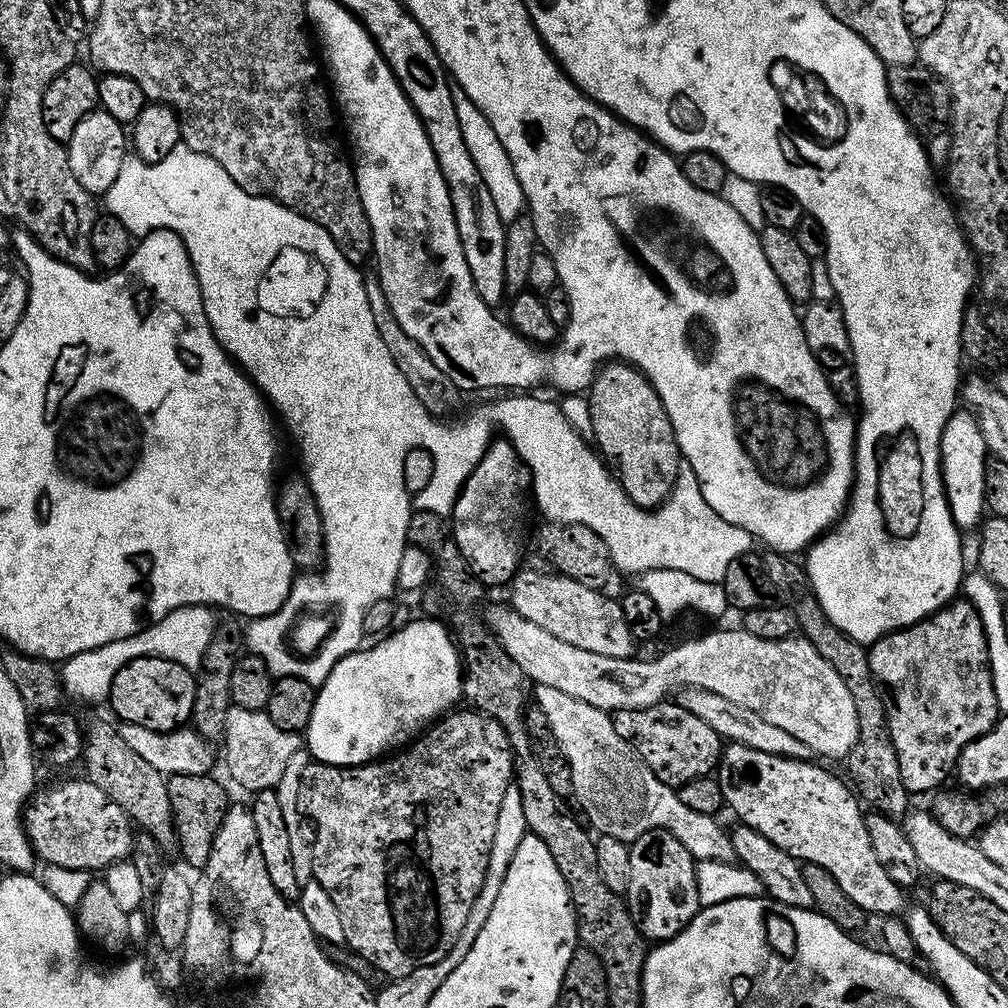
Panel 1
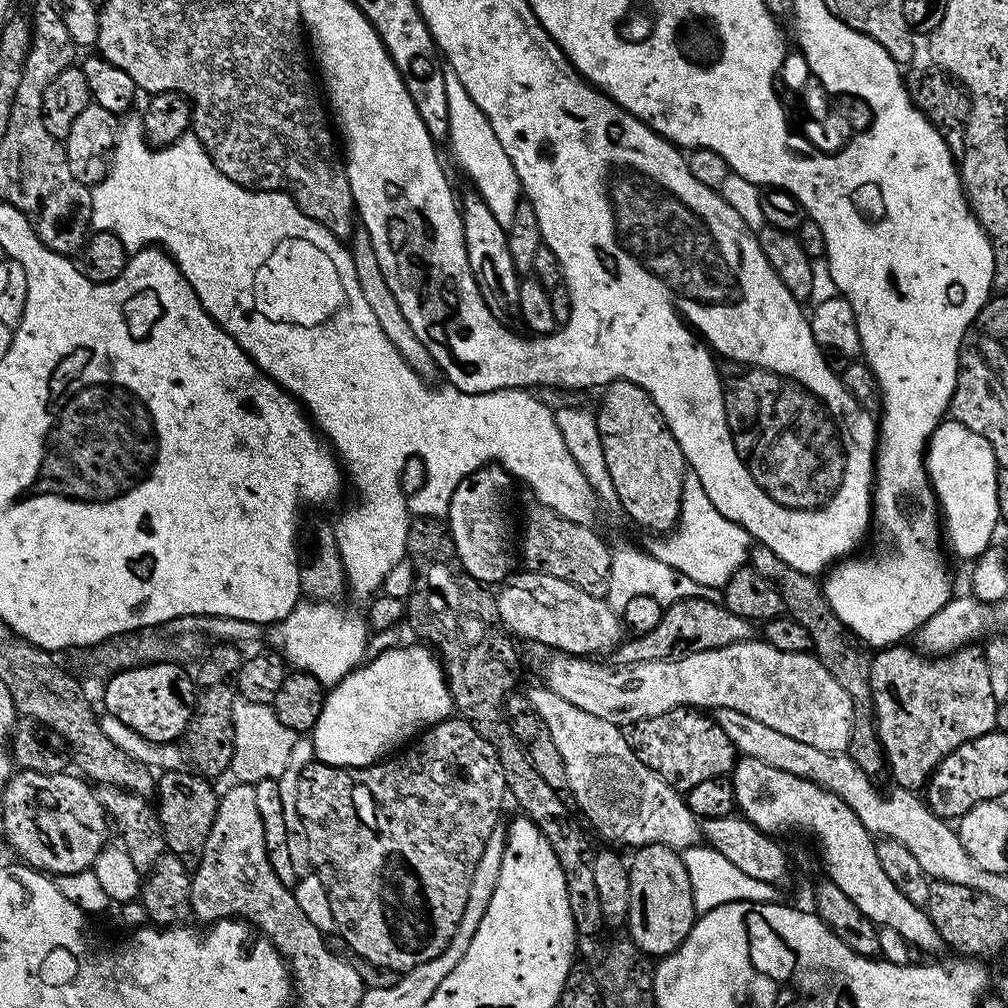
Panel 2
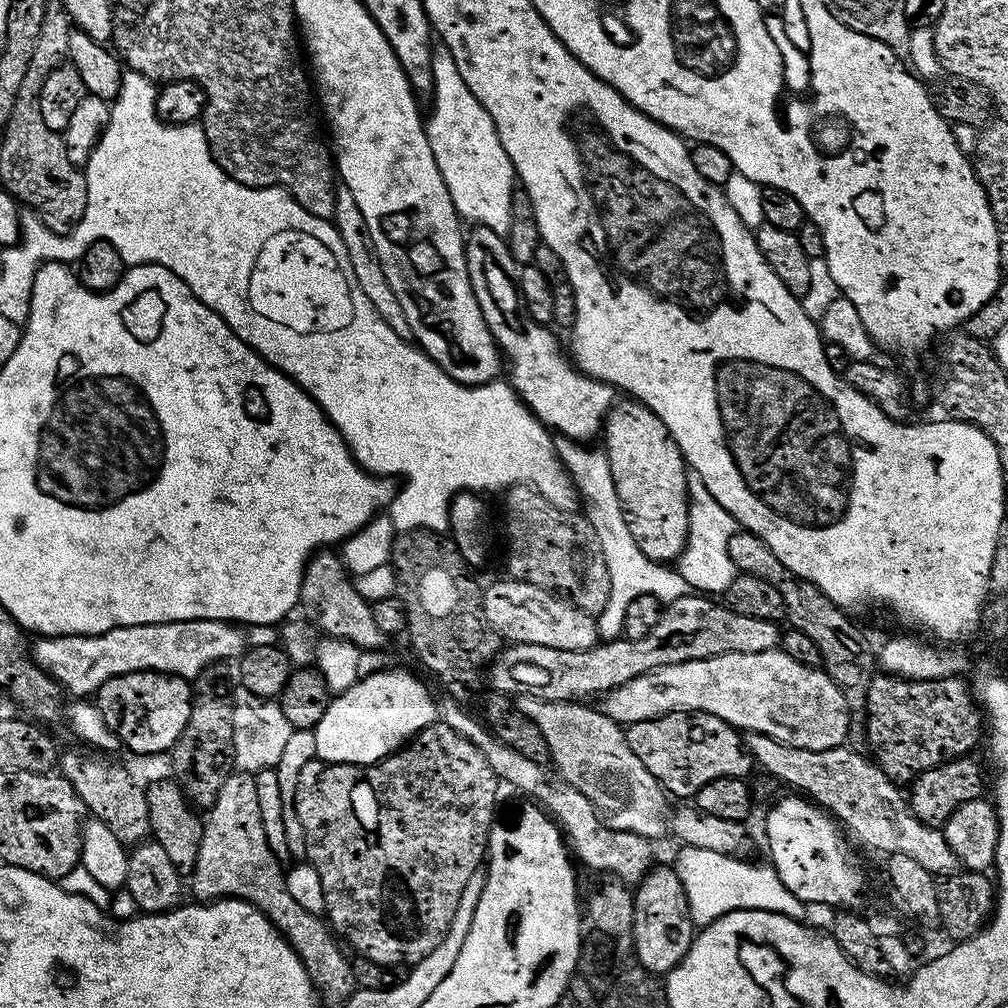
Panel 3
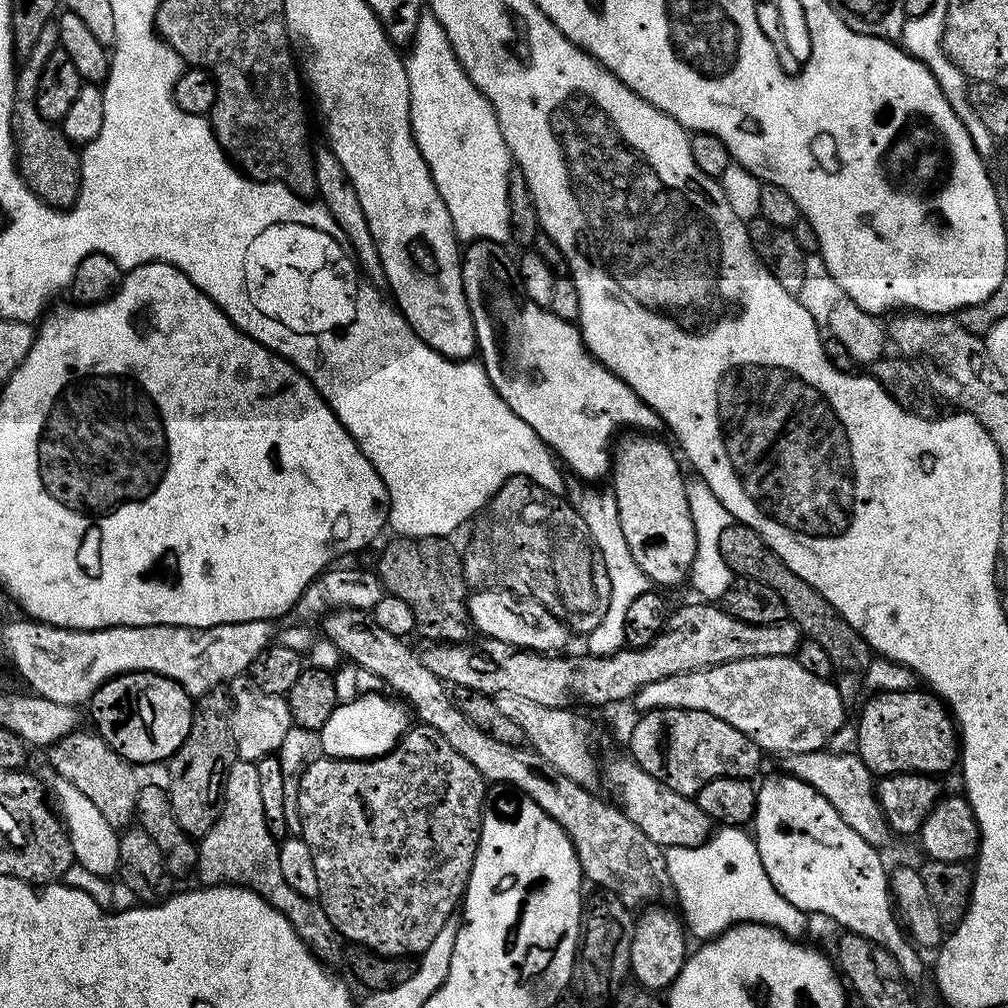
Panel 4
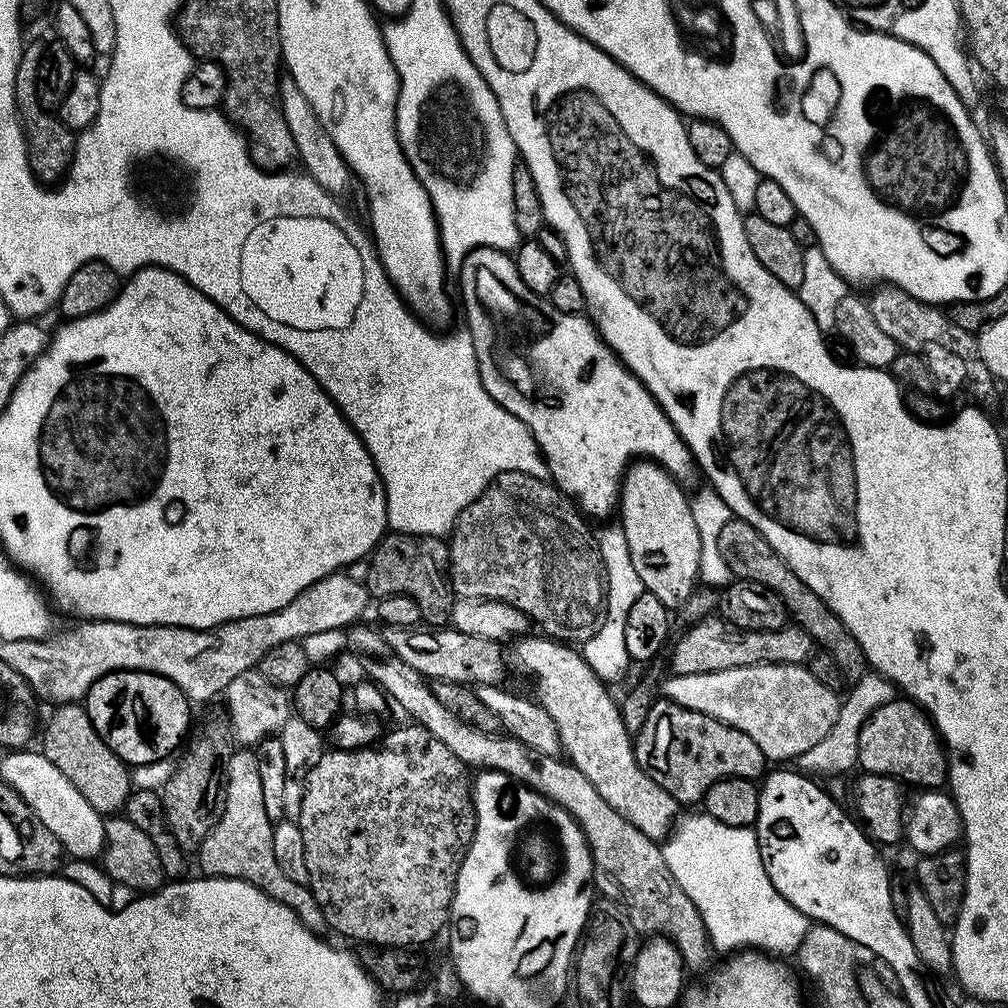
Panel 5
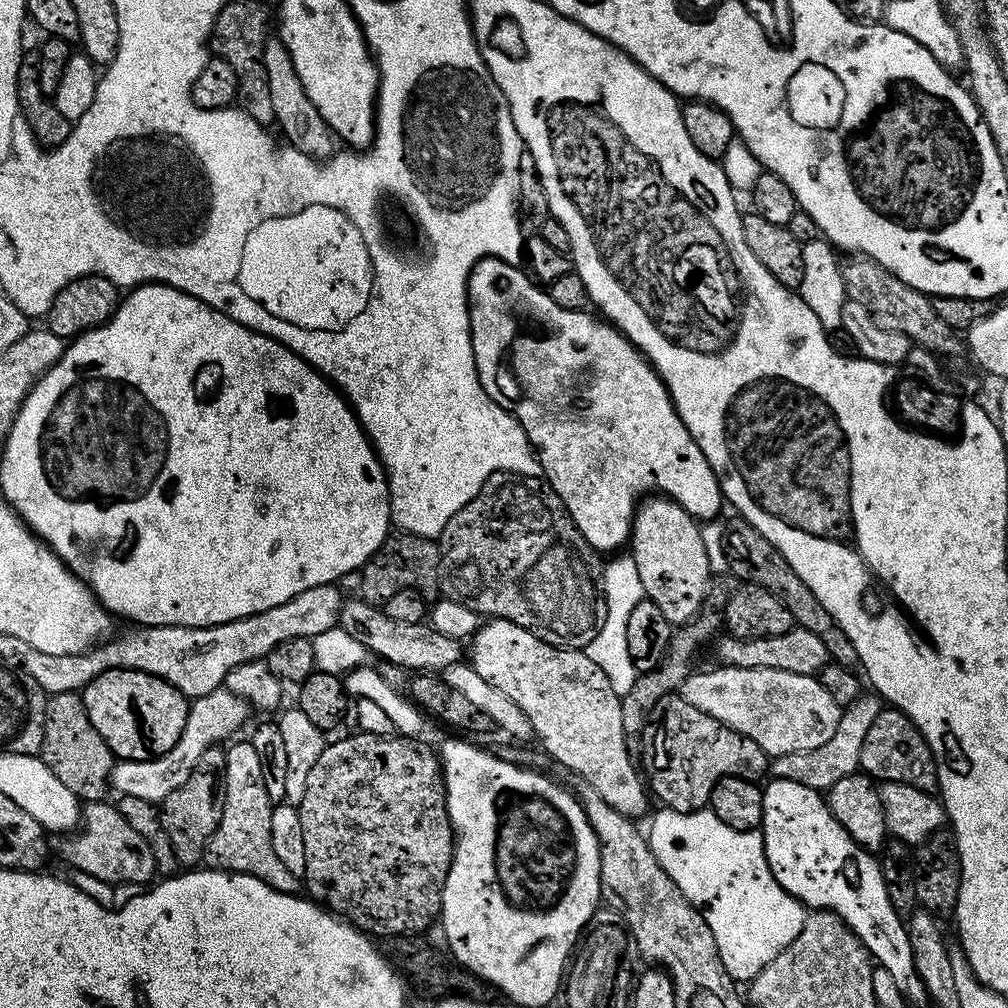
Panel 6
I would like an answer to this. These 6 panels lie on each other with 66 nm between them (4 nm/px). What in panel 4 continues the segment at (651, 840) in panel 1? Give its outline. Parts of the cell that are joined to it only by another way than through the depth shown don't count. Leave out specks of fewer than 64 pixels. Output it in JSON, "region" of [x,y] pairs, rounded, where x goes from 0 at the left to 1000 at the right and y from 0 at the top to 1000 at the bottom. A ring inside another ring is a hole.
{"region":[[[655,899],[640,900],[630,910],[625,935],[625,968],[635,979],[654,985],[666,980],[669,970],[673,970],[680,952],[685,947],[685,939],[683,940],[684,930],[676,910],[663,901],[651,900]]]}

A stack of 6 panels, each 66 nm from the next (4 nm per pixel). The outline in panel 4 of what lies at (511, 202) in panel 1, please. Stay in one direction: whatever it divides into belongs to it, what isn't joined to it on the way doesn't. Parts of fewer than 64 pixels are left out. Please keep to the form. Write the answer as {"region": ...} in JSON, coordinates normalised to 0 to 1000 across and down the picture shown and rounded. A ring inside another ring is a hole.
{"region":[[[418,15],[407,51],[409,53],[403,56],[403,66],[406,77],[406,123],[409,126],[410,141],[414,143],[419,157],[422,158],[438,200],[442,200],[453,235],[460,240],[503,239],[506,234],[504,229],[506,152],[498,137],[498,129],[494,125],[494,117],[486,101],[474,89],[474,85],[466,81],[462,69],[458,69],[442,38],[442,30],[435,23],[432,16]]]}

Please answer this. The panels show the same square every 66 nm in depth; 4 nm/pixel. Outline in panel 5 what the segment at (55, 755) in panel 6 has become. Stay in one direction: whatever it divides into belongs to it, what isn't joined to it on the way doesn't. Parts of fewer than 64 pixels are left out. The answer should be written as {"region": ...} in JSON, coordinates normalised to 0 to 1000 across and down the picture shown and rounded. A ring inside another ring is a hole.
{"region":[[[82,697],[62,698],[51,704],[52,711],[44,722],[44,750],[50,752],[50,756],[54,756],[54,760],[65,768],[65,772],[69,772],[73,784],[77,784],[77,788],[81,788],[81,792],[85,792],[93,804],[100,808],[118,807],[133,784],[128,759],[119,754],[117,748],[105,740],[105,736],[101,736]]]}

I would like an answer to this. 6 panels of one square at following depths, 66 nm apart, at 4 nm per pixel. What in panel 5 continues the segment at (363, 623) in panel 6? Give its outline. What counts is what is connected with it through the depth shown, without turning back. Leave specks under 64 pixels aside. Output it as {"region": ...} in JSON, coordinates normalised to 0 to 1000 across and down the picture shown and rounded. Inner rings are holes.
{"region":[[[447,621],[382,622],[379,630],[388,650],[399,653],[403,661],[411,661],[411,665],[415,665],[415,669],[426,676],[445,675],[465,681],[496,679],[499,676],[502,647],[496,644],[499,642],[493,636],[486,633],[458,629]]]}

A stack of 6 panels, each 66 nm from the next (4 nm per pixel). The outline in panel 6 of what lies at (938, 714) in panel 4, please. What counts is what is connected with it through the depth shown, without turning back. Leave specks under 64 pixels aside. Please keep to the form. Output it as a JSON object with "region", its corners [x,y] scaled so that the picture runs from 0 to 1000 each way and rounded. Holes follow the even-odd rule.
{"region":[[[878,701],[867,712],[867,720],[859,724],[859,736],[855,736],[853,762],[870,776],[895,776],[916,786],[928,787],[931,782],[929,753],[915,728],[890,702]]]}

